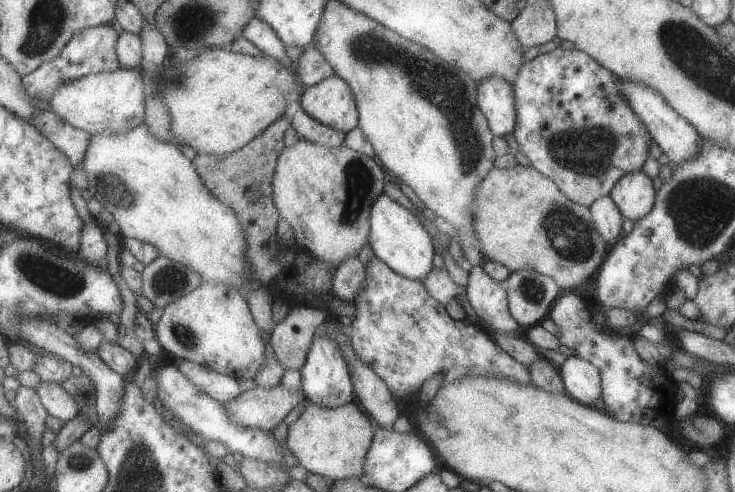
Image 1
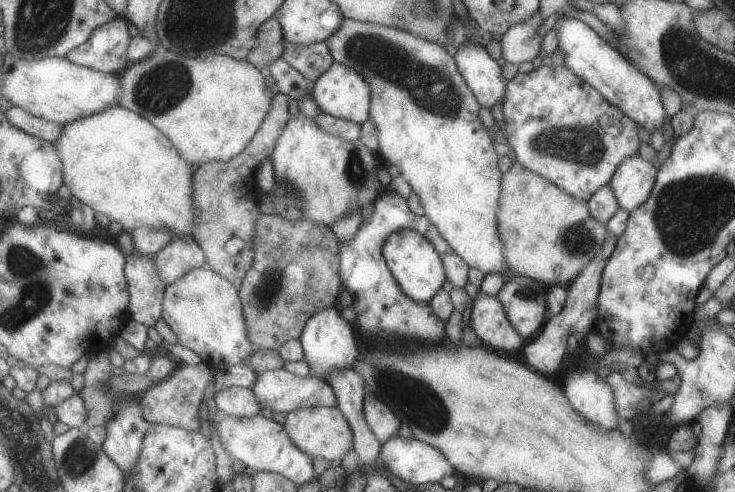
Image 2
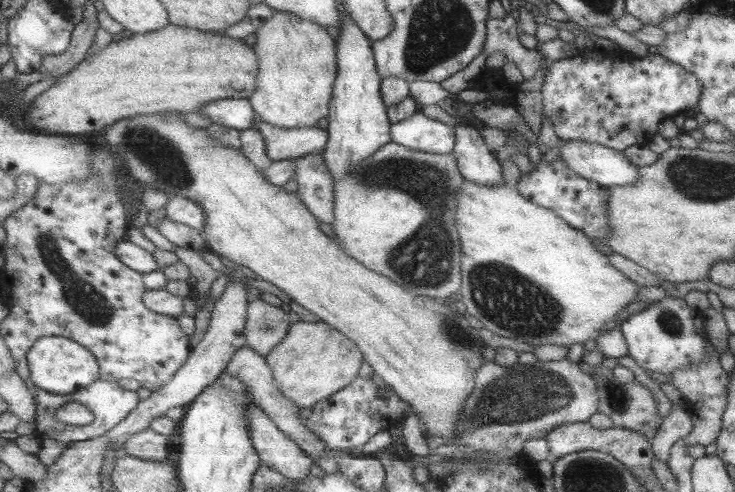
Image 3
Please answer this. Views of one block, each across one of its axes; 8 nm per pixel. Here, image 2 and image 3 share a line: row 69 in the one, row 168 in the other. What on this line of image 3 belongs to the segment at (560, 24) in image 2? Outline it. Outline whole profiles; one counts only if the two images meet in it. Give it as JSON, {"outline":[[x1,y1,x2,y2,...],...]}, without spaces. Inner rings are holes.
{"outline":[[578,140,565,141,558,147,558,156,567,164,569,170,607,188,615,185,629,185,639,177,637,166,625,158,623,151,613,150,599,144]]}

